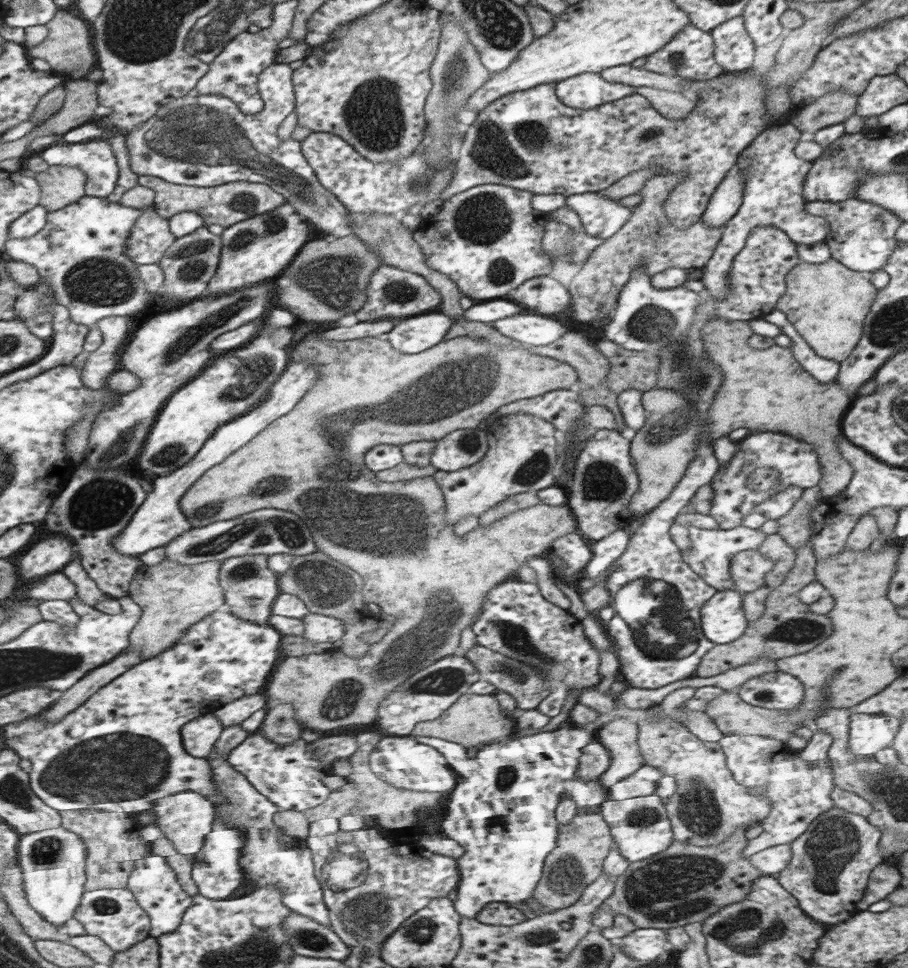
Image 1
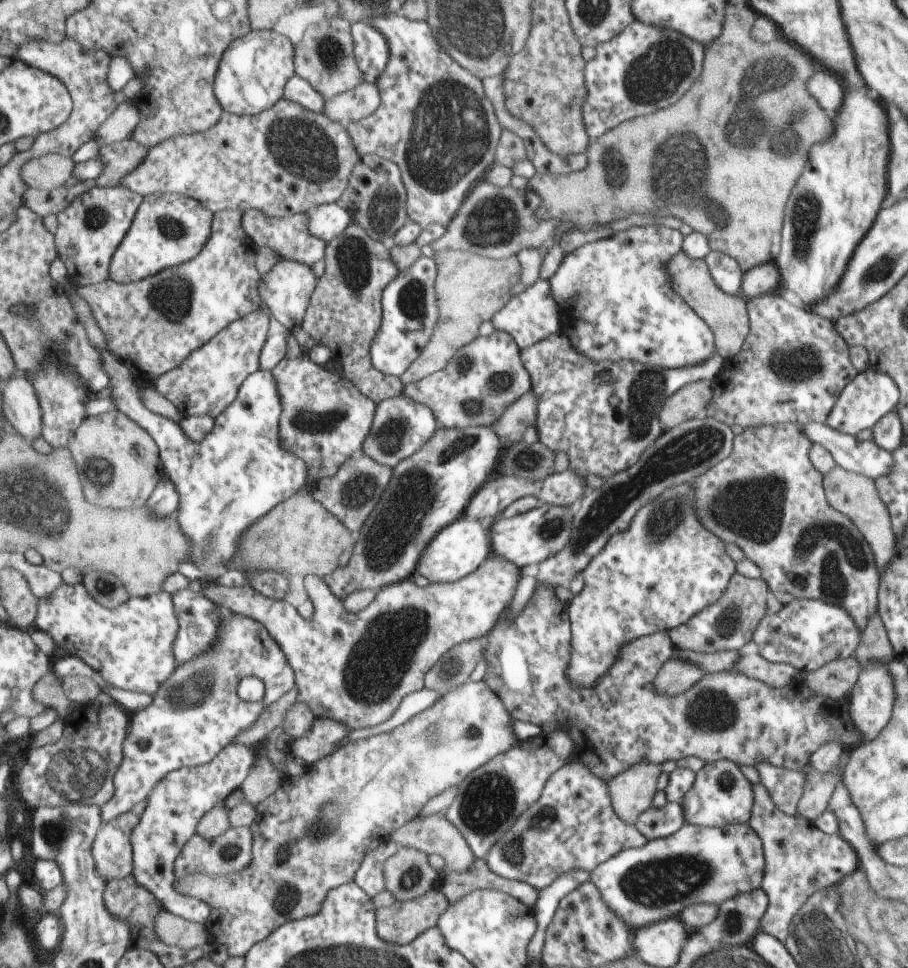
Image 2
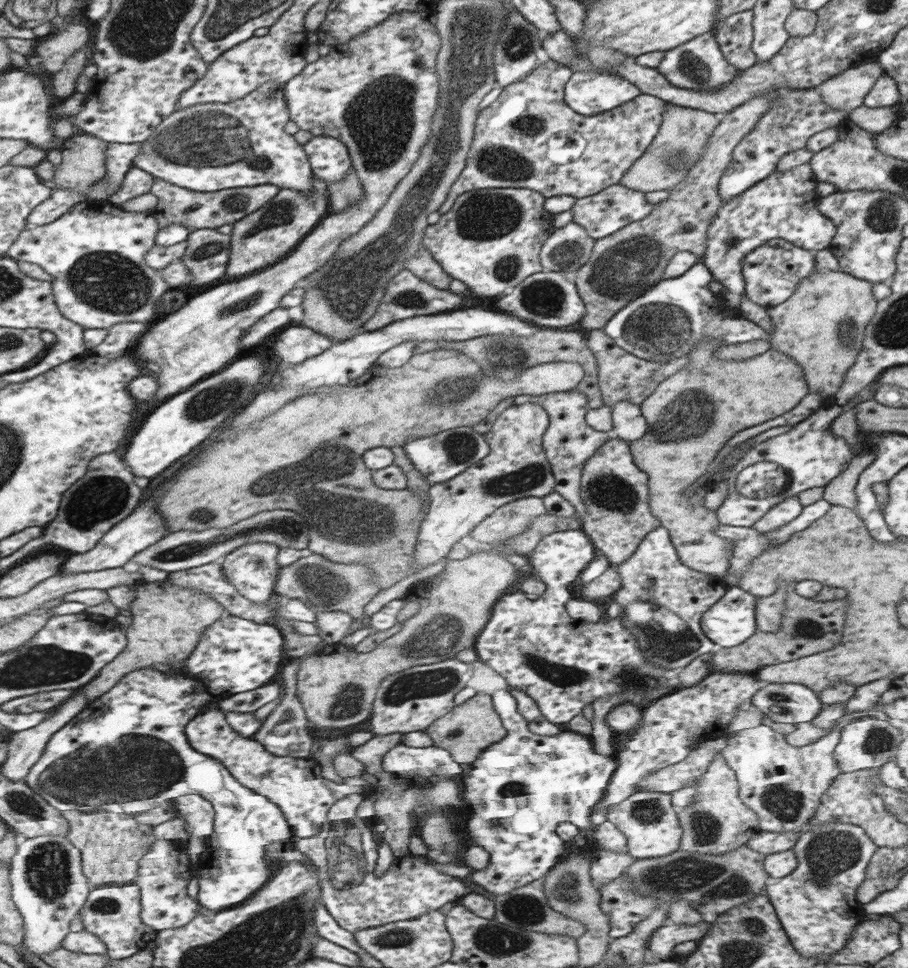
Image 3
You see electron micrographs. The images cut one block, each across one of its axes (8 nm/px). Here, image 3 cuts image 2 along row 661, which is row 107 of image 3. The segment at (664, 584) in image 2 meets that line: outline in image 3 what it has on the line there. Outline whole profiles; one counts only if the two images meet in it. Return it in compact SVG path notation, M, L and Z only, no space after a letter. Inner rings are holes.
M575 72L565 82L567 106L583 116L611 112L641 94L629 80L603 72Z

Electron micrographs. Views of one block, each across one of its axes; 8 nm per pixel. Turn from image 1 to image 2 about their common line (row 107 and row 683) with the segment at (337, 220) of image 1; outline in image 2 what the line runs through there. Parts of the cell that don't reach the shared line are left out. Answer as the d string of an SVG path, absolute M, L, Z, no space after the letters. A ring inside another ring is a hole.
M239 614L225 620L223 638L213 652L179 666L175 678L153 696L155 702L147 710L133 714L135 722L127 738L127 758L115 778L117 794L103 808L105 822L133 812L139 806L143 808L159 782L169 774L215 762L219 754L231 746L241 732L249 730L271 704L297 688L295 668L279 642L261 622ZM249 676L261 678L267 684L267 694L259 702L247 702L239 696L239 684Z

